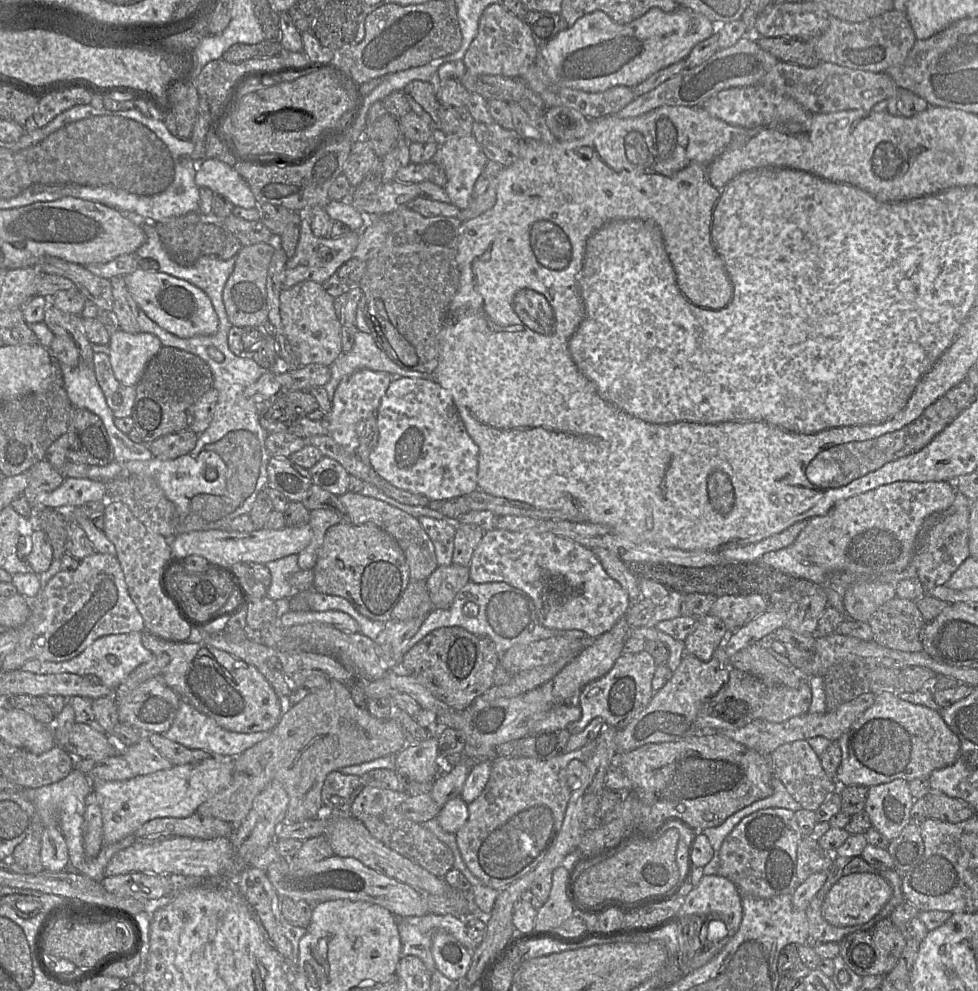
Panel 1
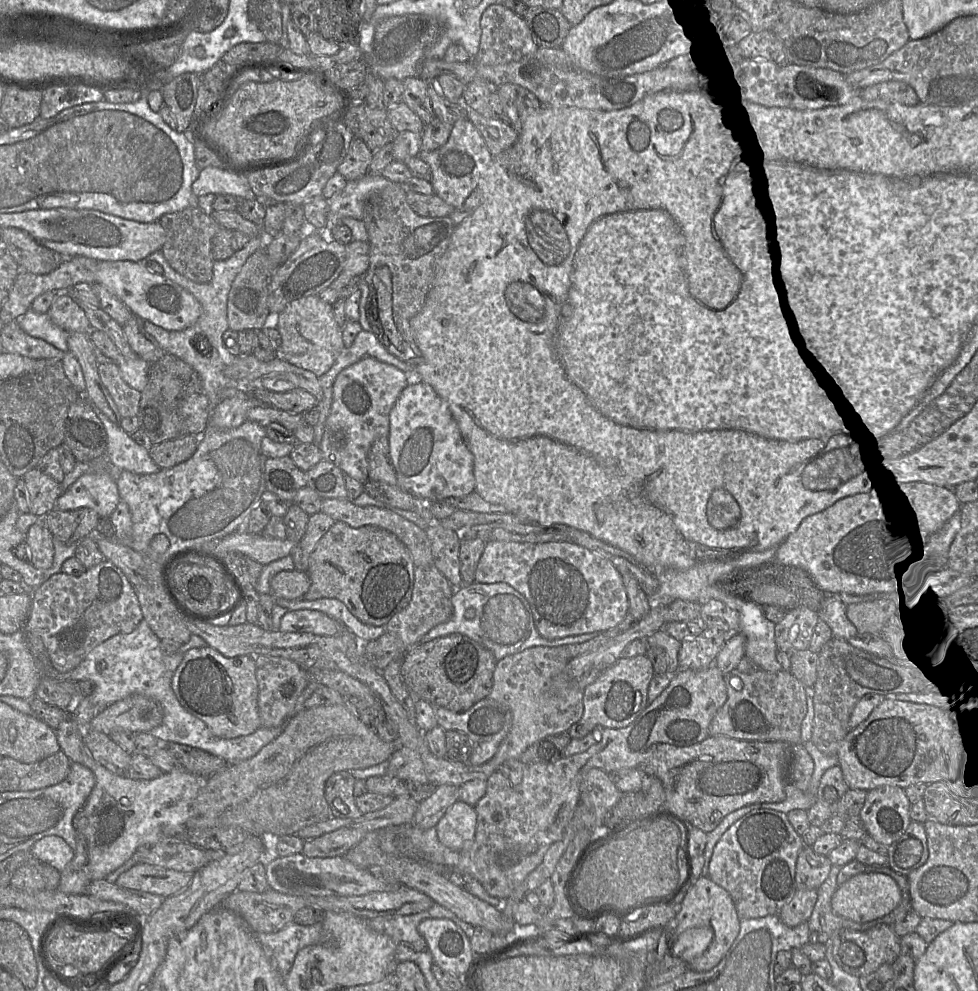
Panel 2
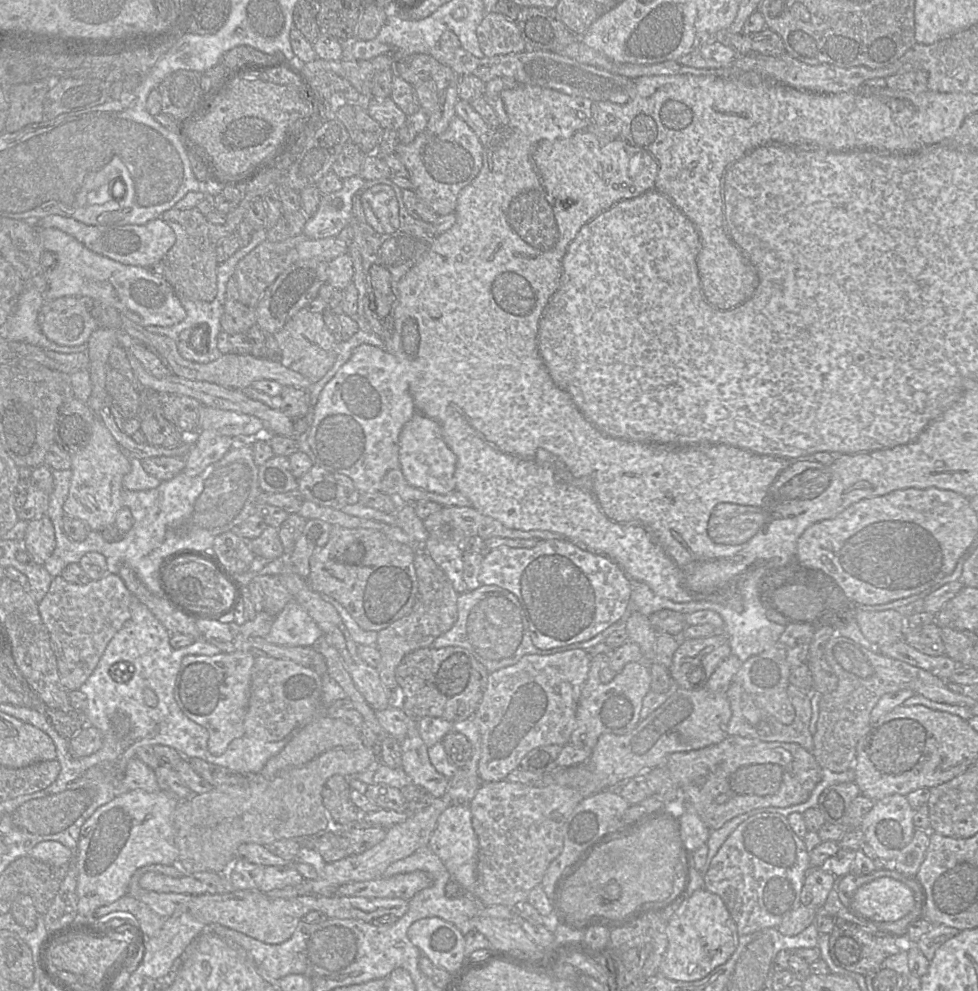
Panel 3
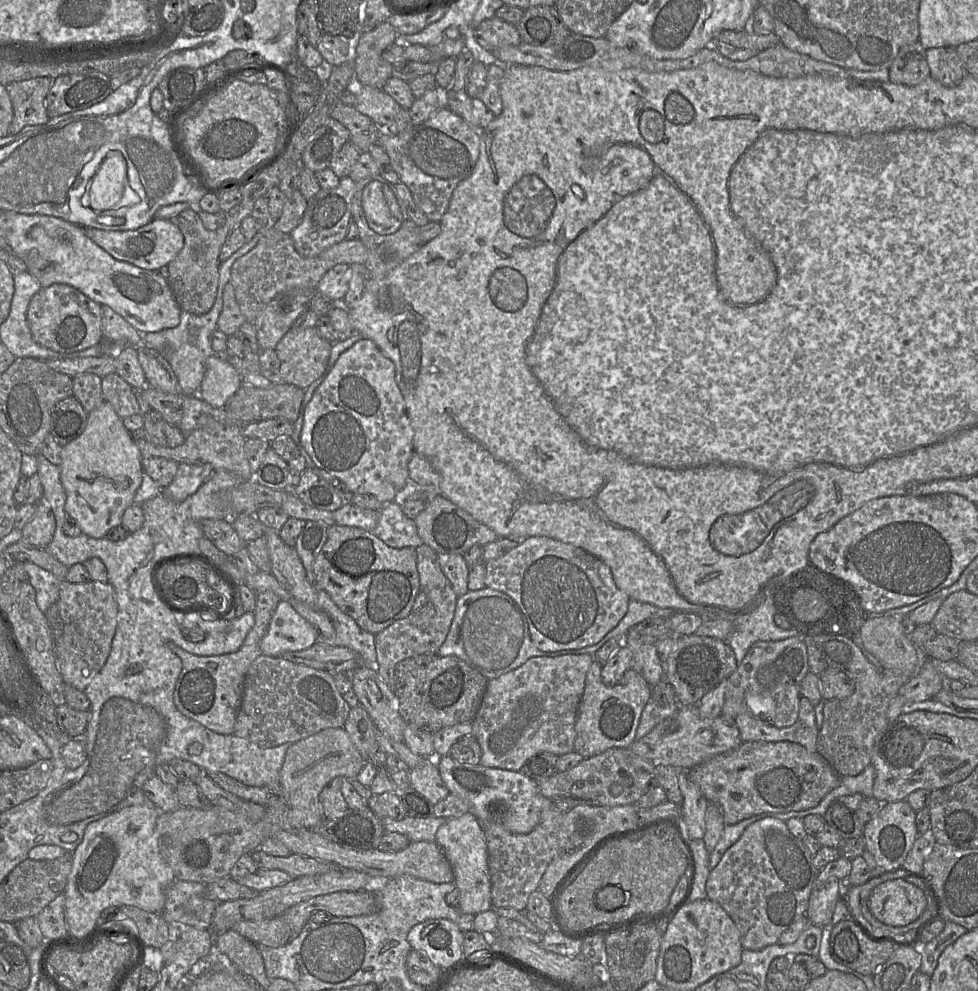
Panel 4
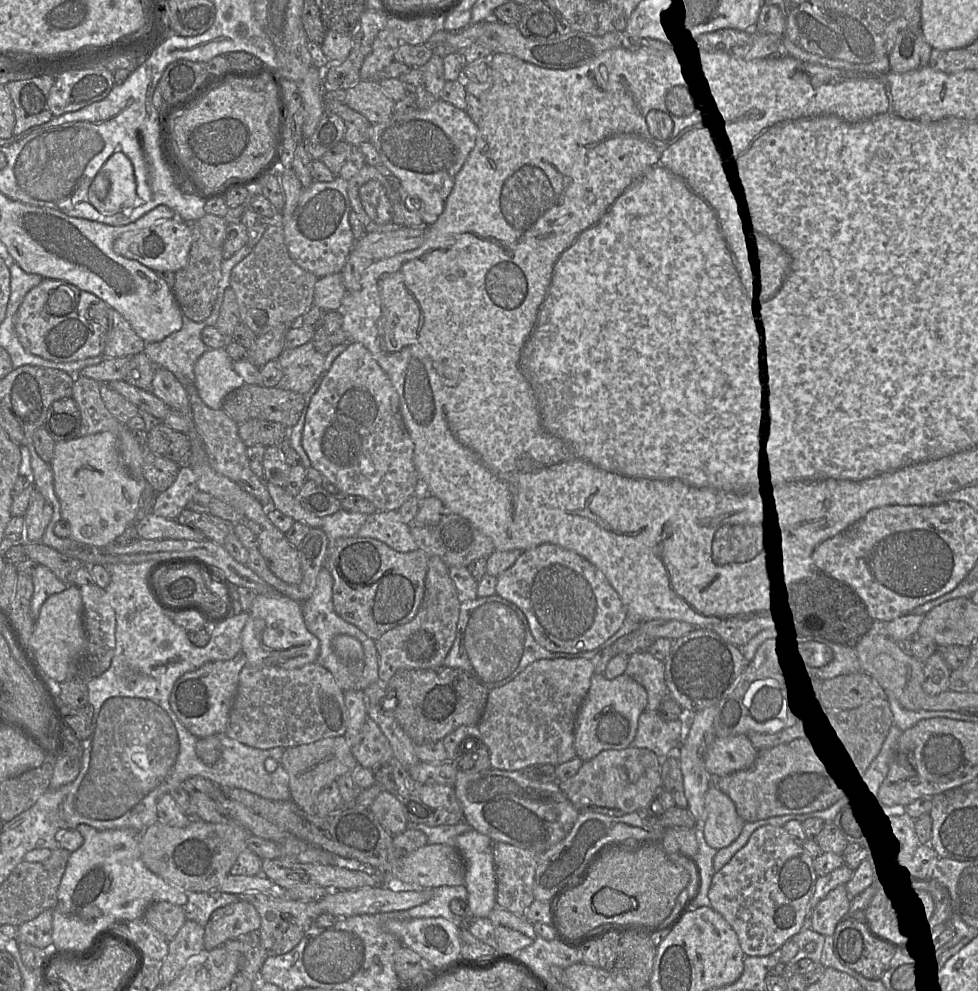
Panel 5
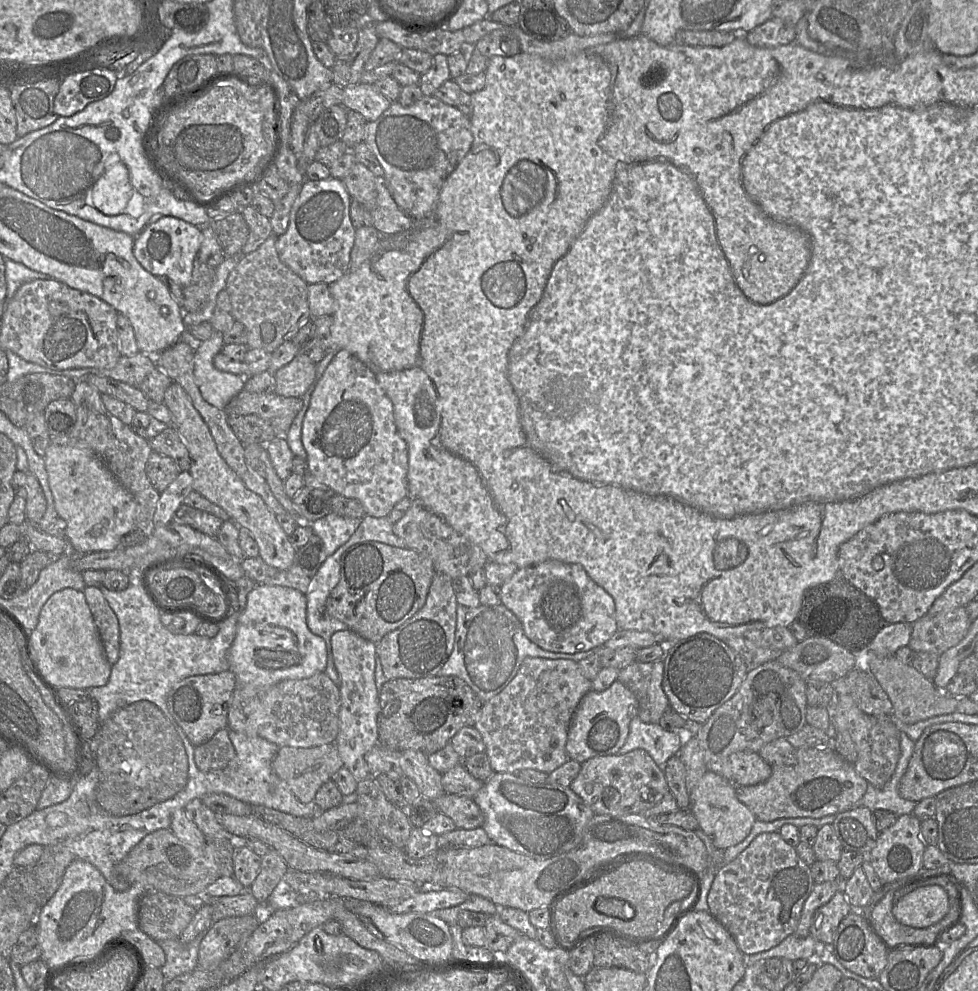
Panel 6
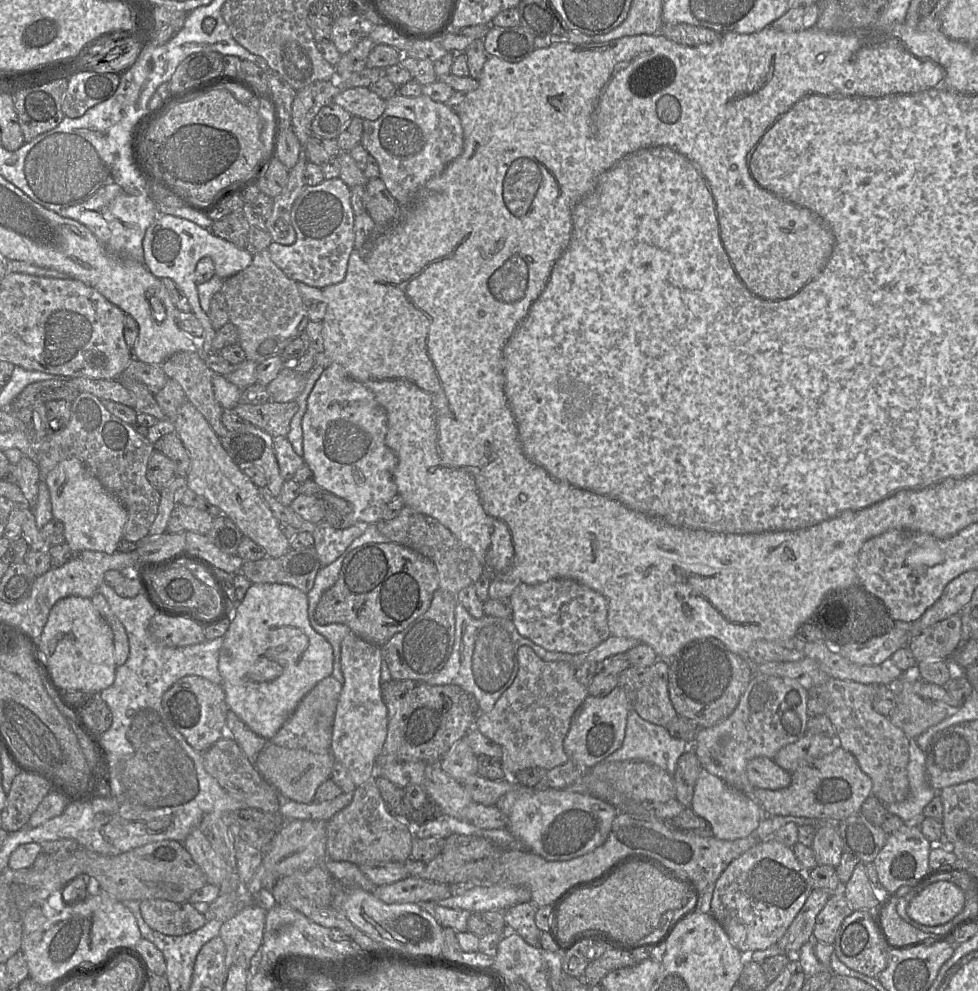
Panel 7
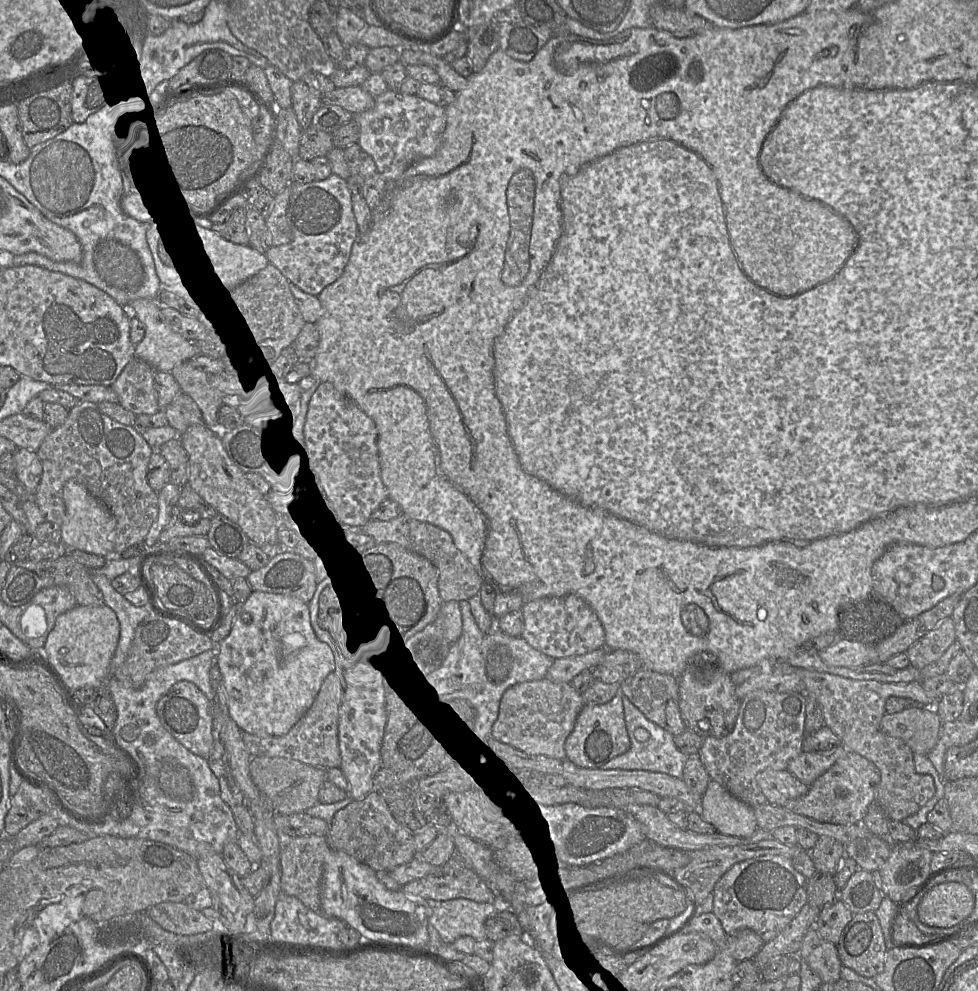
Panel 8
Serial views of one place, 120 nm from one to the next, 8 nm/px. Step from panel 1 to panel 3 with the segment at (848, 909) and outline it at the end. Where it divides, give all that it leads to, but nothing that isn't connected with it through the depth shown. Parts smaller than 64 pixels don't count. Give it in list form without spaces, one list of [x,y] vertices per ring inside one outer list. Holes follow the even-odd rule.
[[[891,877],[877,878],[859,887],[850,909],[858,917],[871,922],[893,922],[915,907],[913,891],[905,883]]]

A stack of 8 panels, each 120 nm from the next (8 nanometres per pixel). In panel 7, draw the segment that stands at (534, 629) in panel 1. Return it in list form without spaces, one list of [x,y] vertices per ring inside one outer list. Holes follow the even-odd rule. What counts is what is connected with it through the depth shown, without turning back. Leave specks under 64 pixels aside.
[[[461,604],[455,608],[455,641],[452,654],[446,665],[426,680],[430,685],[458,685],[471,693],[479,705],[479,714],[492,710],[499,697],[515,680],[519,666],[517,651],[526,646],[544,661],[571,662],[572,654],[548,651],[523,637],[517,631],[511,618],[484,615],[475,618]]]

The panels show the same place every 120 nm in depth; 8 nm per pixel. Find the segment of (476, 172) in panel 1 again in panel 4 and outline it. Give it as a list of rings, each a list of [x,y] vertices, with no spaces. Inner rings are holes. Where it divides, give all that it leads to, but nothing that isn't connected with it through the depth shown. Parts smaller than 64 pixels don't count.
[[[442,106],[427,120],[410,124],[397,135],[380,131],[377,143],[388,154],[390,166],[409,187],[414,201],[430,221],[441,220],[454,189],[473,170],[480,154],[479,129]]]

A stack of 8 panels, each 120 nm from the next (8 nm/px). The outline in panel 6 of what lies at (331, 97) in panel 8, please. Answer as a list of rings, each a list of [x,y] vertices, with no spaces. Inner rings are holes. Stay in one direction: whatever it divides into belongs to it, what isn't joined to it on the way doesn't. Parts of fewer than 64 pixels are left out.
[[[357,83],[344,89],[342,106],[360,113],[367,122],[377,120],[392,101],[383,95],[374,84]]]

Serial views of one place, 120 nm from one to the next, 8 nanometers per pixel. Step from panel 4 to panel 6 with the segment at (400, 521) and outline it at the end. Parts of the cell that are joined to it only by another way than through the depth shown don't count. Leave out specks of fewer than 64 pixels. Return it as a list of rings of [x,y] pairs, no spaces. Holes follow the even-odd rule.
[[[366,515],[350,539],[343,545],[348,550],[355,544],[365,541],[378,541],[391,546],[406,548],[406,543],[393,531],[393,523],[387,517]]]

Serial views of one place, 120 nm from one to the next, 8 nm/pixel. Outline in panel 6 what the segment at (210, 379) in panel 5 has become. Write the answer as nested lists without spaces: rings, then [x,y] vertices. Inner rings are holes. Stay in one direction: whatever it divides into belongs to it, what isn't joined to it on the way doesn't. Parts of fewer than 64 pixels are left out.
[[[215,331],[201,343],[195,343],[194,379],[203,399],[210,405],[225,409],[229,401],[244,389],[245,377],[215,368],[214,357],[224,346],[223,333]]]

